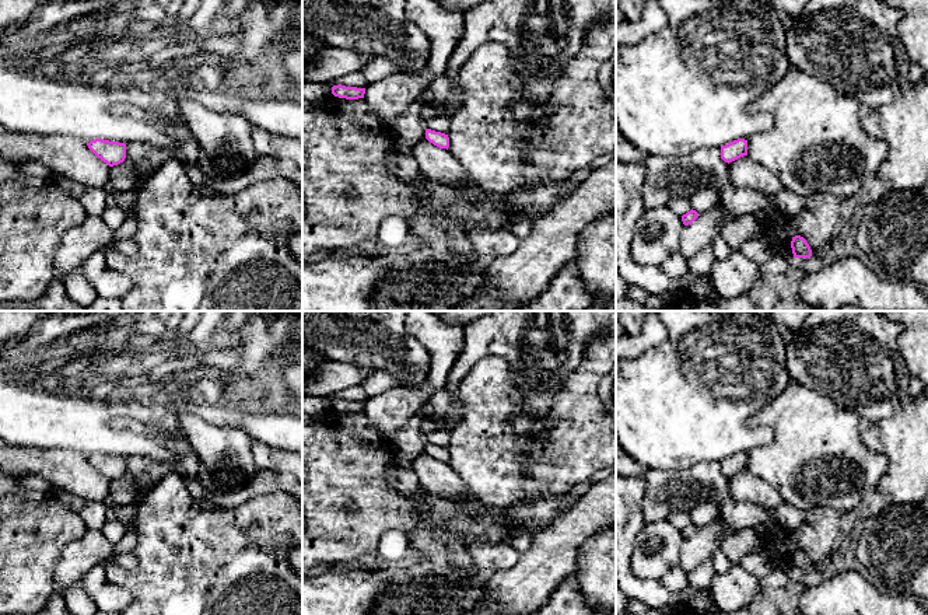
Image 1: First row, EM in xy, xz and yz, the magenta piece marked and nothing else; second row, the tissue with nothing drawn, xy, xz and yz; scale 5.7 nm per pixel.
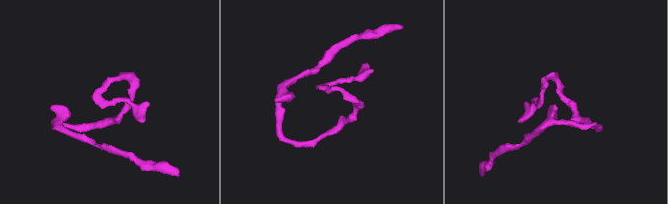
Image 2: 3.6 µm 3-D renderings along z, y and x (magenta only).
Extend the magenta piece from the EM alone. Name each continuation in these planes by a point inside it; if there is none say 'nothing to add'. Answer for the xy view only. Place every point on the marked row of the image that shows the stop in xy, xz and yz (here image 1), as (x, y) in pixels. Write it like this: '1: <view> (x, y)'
nothing to add

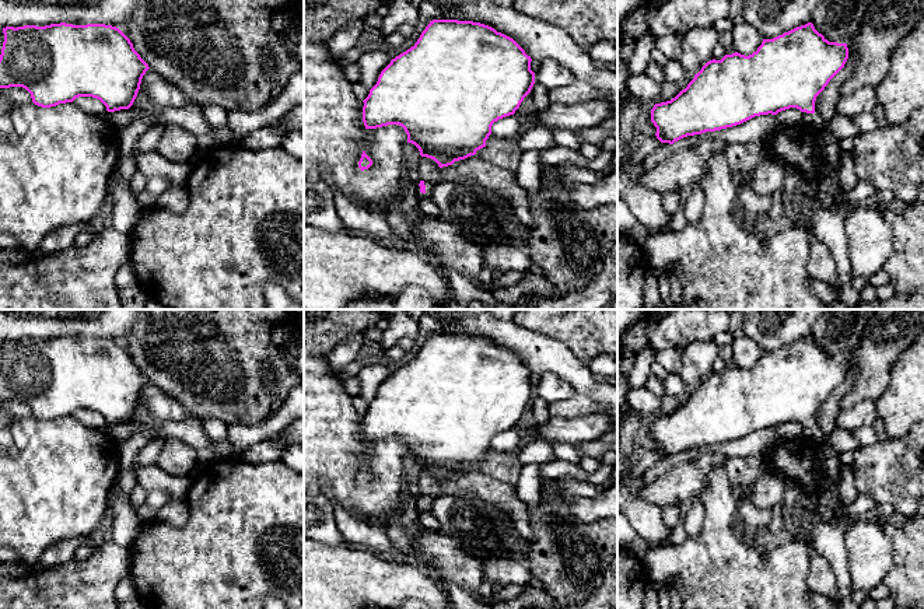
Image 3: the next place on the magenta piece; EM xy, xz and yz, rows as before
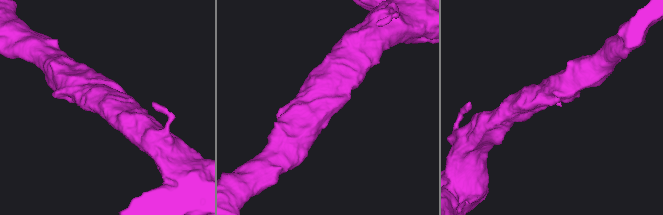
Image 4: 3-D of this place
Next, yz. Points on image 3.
1: yz (815, 119)

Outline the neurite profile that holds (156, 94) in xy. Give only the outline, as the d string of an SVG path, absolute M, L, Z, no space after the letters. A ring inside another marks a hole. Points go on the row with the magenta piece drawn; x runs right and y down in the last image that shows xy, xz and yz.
M148 69L141 78L140 90L133 105L129 109L140 111L150 118L132 120L119 130L119 157L132 155L136 141L157 123L155 116L168 108L179 108L188 104L183 92Z

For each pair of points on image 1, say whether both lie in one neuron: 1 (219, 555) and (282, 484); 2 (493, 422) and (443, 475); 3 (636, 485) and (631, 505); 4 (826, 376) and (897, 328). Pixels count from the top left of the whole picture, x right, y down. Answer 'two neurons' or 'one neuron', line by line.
1: two neurons
2: two neurons
3: one neuron
4: one neuron

